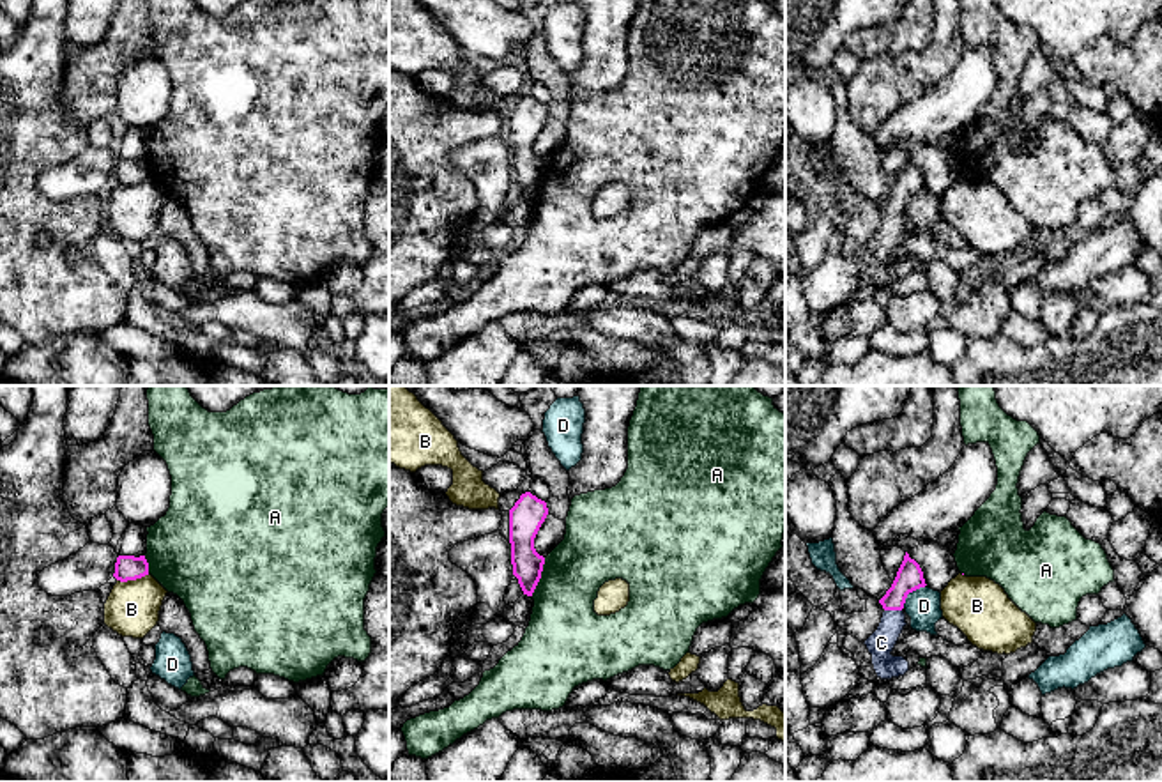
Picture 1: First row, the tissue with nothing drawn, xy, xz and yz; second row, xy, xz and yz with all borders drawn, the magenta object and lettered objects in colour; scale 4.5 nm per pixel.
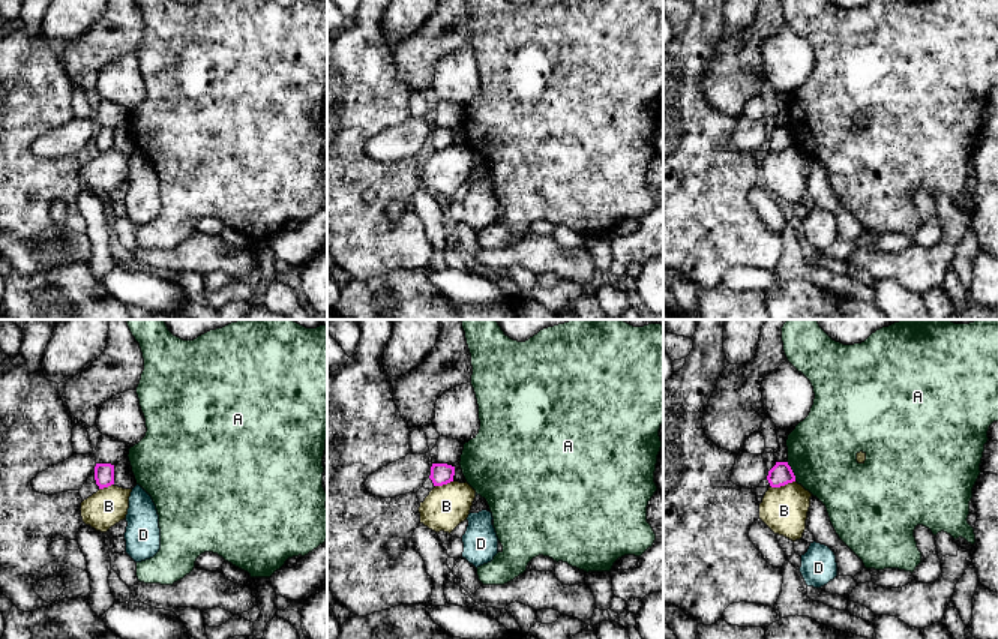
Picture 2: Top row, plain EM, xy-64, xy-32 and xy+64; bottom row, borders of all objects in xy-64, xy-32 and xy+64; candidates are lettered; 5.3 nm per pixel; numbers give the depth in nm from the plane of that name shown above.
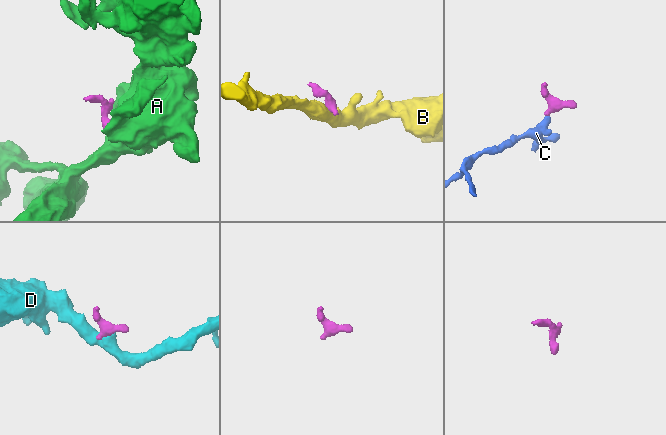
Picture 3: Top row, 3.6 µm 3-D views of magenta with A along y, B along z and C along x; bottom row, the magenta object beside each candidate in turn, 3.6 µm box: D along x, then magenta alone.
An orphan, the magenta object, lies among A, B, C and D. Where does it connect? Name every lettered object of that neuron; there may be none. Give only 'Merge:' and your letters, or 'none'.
Merge: C

